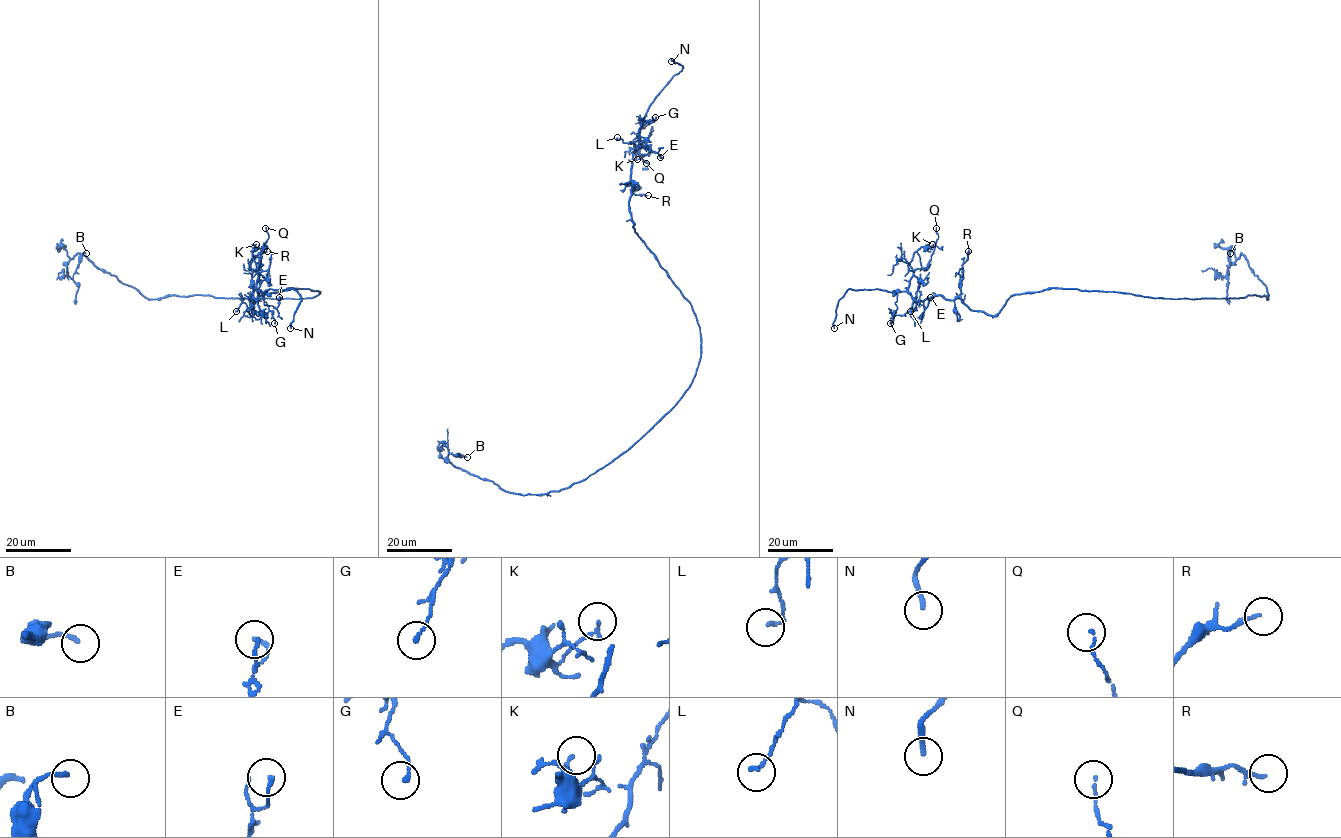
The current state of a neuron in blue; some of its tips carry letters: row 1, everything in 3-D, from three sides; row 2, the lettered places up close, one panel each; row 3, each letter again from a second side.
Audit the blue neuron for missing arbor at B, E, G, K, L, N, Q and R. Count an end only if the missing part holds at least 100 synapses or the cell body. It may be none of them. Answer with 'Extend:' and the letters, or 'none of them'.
Extend: N

